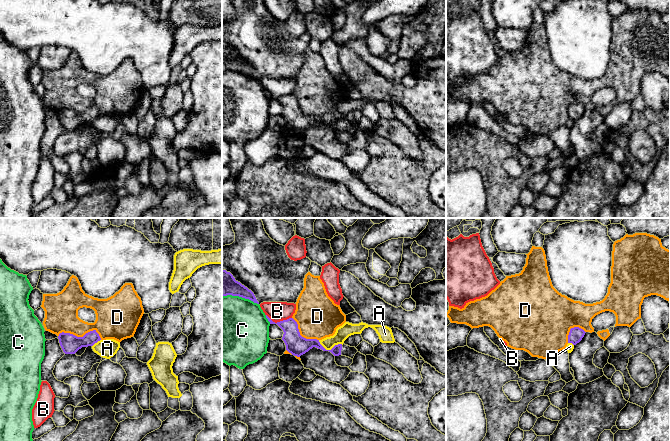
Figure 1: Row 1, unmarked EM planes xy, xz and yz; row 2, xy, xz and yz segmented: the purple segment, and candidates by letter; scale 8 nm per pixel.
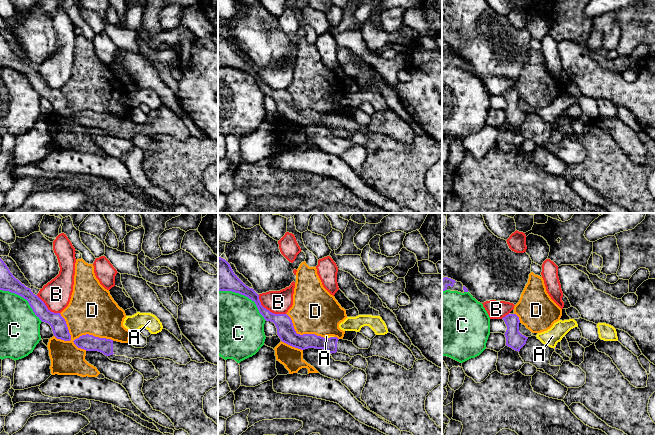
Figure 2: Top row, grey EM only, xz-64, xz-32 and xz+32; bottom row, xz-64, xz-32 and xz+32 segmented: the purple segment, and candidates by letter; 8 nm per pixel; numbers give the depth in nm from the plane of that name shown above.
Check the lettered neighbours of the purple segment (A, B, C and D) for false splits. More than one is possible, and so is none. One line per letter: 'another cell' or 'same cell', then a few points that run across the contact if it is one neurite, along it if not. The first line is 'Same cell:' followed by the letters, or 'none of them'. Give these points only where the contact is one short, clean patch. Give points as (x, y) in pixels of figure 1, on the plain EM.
Same cell: none of them
A: another cell; line xz (318, 116), (326, 125), (342, 120)
B: another cell; line xz (266, 90), (275, 98), (291, 94)
C: another cell
D: another cell

